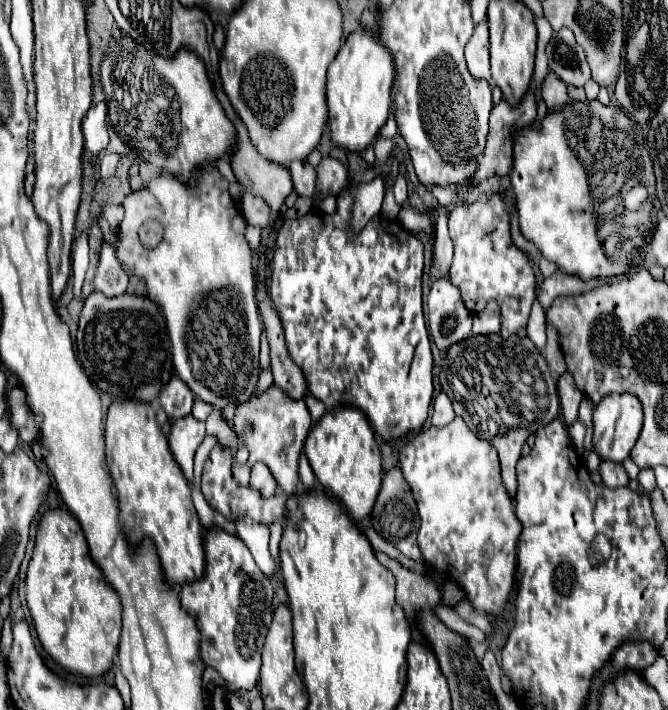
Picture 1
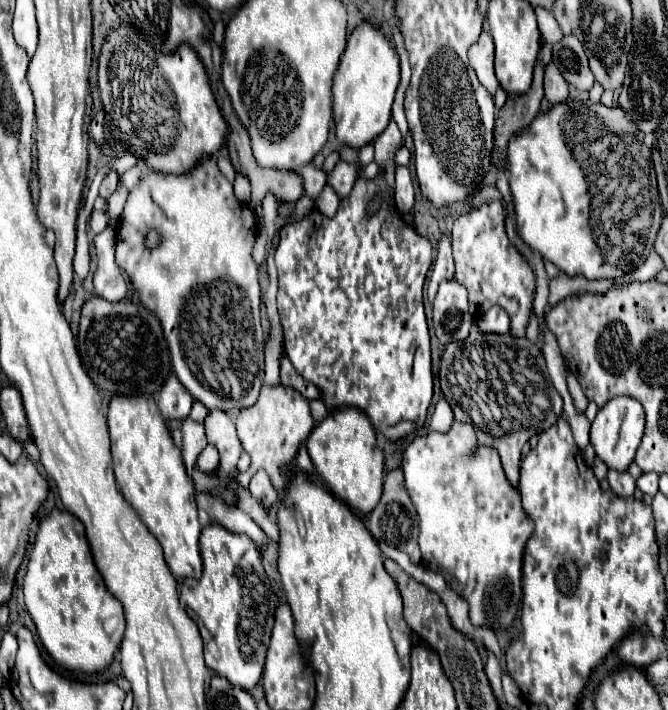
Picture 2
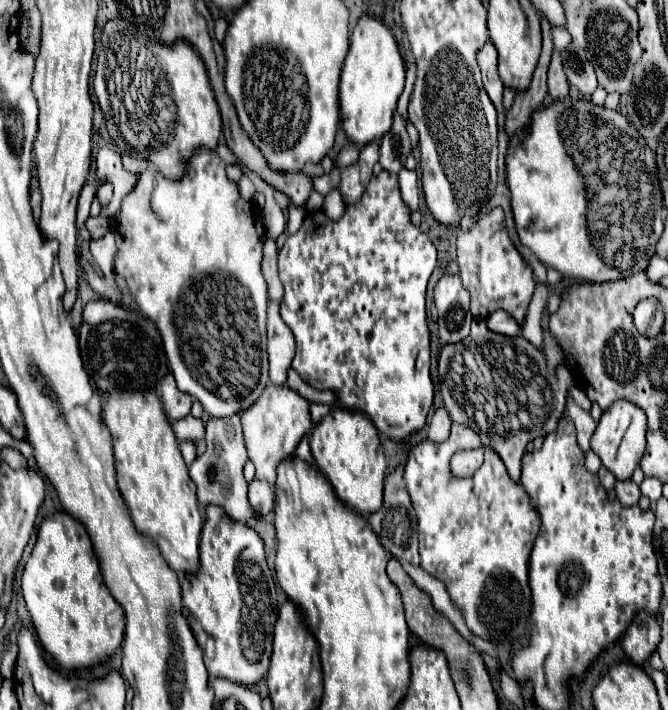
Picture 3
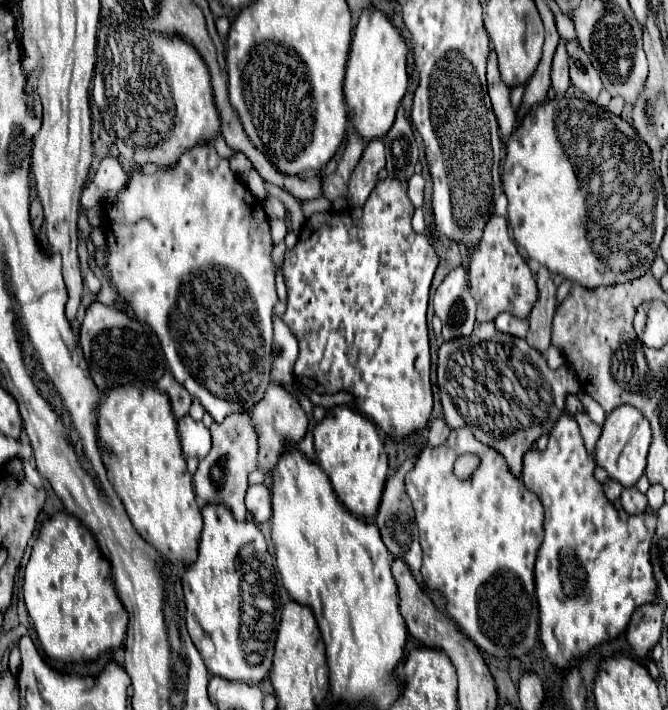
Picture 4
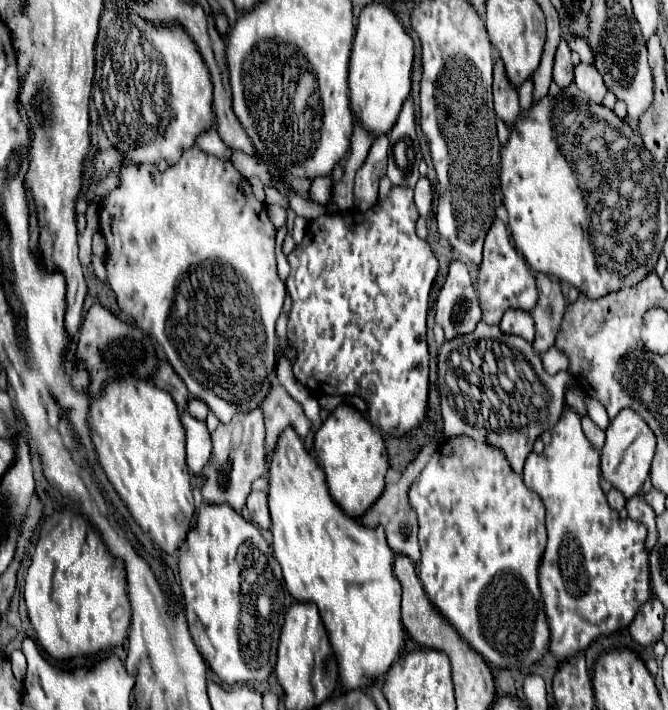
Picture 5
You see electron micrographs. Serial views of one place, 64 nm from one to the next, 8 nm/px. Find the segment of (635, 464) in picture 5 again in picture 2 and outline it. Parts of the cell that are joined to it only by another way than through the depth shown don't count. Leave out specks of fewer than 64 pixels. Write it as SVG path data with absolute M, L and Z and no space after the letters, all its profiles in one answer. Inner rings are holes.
M628 396L612 398L604 408L598 410L596 420L590 430L590 444L594 446L598 458L616 472L626 472L636 458L636 448L644 436L644 408L638 400Z

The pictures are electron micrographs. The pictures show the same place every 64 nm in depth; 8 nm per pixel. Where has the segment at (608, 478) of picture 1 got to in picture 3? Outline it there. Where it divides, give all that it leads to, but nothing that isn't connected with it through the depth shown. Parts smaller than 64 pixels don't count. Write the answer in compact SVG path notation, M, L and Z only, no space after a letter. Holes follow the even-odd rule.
M626 480L626 482L618 482L616 484L616 496L618 496L622 506L630 508L630 506L638 506L642 492L632 480Z

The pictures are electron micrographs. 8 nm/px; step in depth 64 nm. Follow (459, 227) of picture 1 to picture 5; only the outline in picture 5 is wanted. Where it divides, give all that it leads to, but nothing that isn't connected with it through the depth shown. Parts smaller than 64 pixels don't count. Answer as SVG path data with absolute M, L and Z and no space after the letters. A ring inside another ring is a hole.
M494 220L486 242L484 242L484 258L482 266L478 270L478 296L480 296L480 306L482 306L482 320L488 324L498 324L504 316L506 310L518 308L530 312L536 304L538 290L536 290L536 278L530 270L530 266L516 254L506 224L502 220Z

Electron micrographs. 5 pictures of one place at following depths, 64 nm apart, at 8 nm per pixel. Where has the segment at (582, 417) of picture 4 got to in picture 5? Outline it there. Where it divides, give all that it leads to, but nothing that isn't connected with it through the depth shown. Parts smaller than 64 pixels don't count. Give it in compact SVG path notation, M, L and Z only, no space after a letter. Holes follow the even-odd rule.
M582 418L582 424L584 424L584 430L586 430L586 436L588 436L588 440L596 446L596 448L602 448L604 446L604 440L606 440L606 436L604 436L604 430L600 430L590 418Z

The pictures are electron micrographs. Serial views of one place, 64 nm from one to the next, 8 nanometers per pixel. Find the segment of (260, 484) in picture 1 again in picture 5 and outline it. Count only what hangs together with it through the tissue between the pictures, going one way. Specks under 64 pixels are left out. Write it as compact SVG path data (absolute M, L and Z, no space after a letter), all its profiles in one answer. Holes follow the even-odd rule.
M252 492L248 496L248 514L252 518L252 522L258 528L268 530L270 528L270 514L268 514L268 504L266 504L266 492Z

